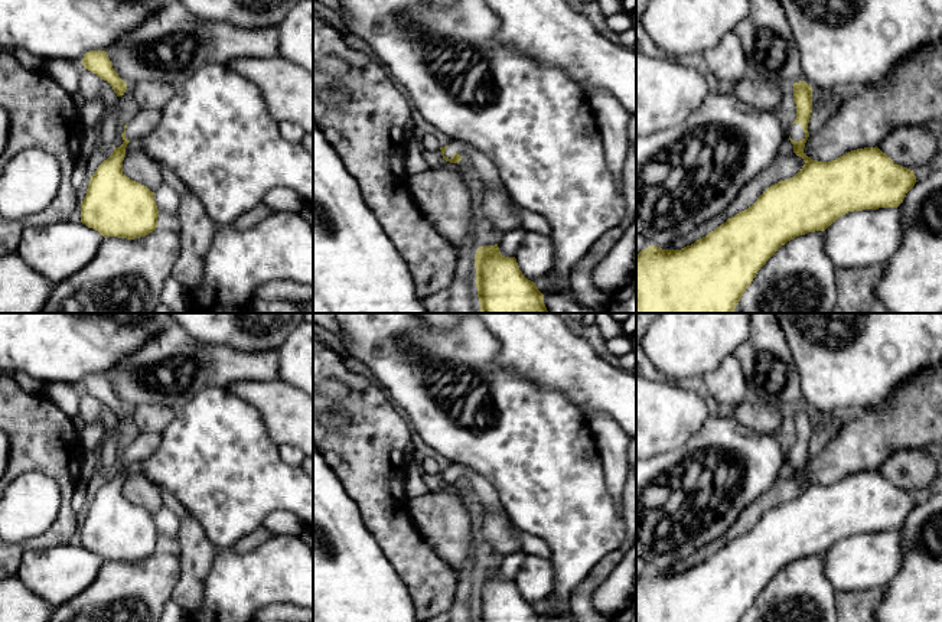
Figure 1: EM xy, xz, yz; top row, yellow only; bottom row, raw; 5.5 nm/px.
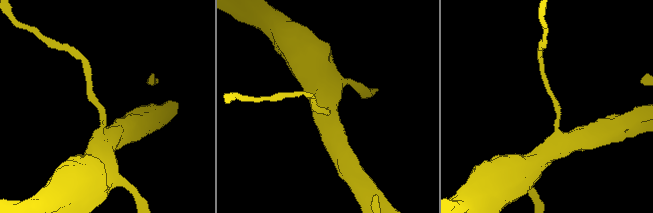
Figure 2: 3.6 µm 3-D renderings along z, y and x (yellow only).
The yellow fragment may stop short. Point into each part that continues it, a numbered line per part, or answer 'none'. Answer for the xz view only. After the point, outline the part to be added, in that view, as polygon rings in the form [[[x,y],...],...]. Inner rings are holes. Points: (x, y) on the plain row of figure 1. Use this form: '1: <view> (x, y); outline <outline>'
1: xz (483, 495); outline [[[452,463],[444,479],[452,482],[454,476],[470,485],[470,498],[479,512],[503,512],[499,495],[486,478],[466,465]]]

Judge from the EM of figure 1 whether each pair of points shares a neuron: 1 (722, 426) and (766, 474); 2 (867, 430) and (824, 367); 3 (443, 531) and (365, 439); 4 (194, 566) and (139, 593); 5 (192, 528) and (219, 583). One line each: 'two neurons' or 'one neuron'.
1: one neuron
2: two neurons
3: two neurons
4: two neurons
5: two neurons

